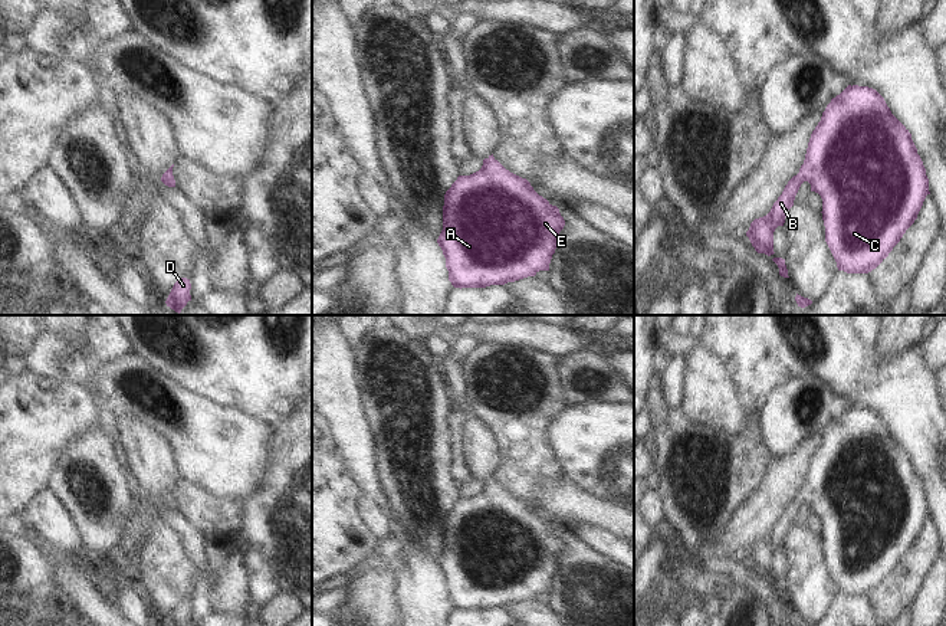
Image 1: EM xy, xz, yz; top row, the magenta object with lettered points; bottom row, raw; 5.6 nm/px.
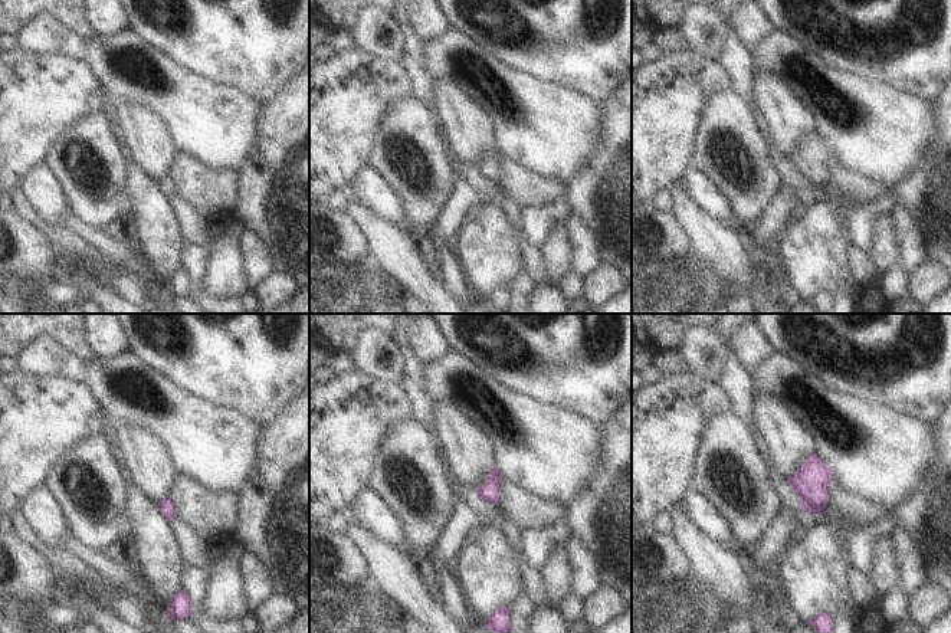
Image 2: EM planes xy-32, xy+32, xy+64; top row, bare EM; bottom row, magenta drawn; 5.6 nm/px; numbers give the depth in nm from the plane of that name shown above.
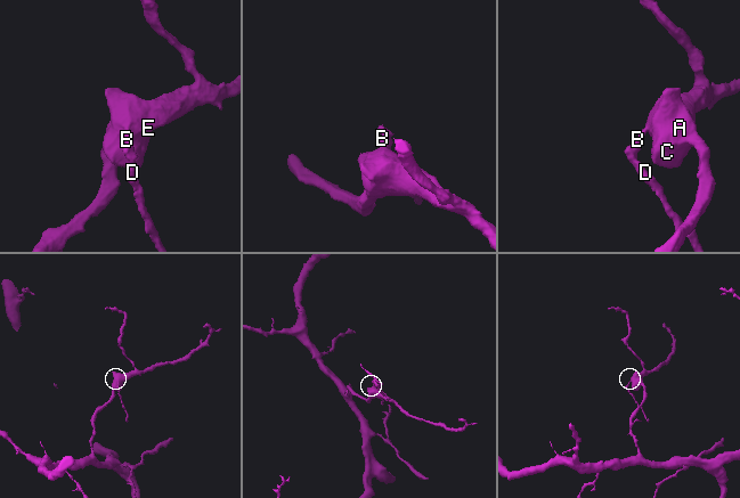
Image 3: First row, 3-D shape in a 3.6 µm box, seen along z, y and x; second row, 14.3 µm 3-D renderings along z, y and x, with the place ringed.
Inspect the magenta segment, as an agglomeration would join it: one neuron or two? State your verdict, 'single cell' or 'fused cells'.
single cell

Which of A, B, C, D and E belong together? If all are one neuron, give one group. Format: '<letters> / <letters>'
A B C D E

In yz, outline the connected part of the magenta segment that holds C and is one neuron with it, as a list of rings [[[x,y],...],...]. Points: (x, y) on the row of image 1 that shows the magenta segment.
[[[848,85],[831,99],[811,134],[799,173],[785,186],[771,212],[750,223],[746,236],[758,253],[773,255],[773,232],[784,226],[804,181],[822,199],[825,242],[838,271],[876,269],[914,223],[929,191],[929,178],[909,130],[873,88]]]

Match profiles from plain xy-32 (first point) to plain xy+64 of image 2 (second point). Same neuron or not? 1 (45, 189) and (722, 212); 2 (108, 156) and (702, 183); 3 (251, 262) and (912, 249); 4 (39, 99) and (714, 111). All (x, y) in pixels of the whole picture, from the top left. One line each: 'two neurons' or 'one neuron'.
1: one neuron
2: two neurons
3: one neuron
4: two neurons

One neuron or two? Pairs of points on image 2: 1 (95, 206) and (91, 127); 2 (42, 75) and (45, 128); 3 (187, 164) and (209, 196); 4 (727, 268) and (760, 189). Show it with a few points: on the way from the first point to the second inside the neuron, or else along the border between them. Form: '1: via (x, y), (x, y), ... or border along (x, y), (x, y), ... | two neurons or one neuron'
1: via (110, 189), (112, 181), (108, 161), (95, 147) | one neuron
2: via (42, 88), (42, 115) | one neuron
3: via (187, 171), (203, 189) | one neuron
4: border along (728, 223), (733, 228) | two neurons

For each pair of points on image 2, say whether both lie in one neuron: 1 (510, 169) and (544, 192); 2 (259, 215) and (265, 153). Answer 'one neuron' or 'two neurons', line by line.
1: one neuron
2: one neuron

